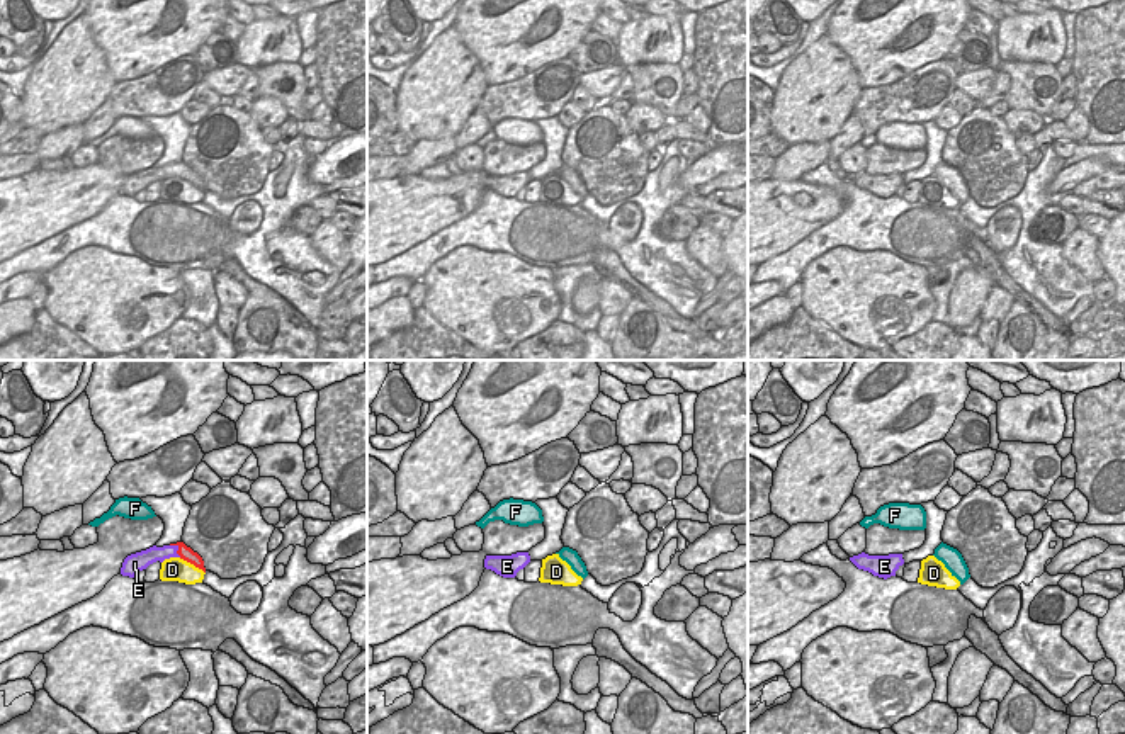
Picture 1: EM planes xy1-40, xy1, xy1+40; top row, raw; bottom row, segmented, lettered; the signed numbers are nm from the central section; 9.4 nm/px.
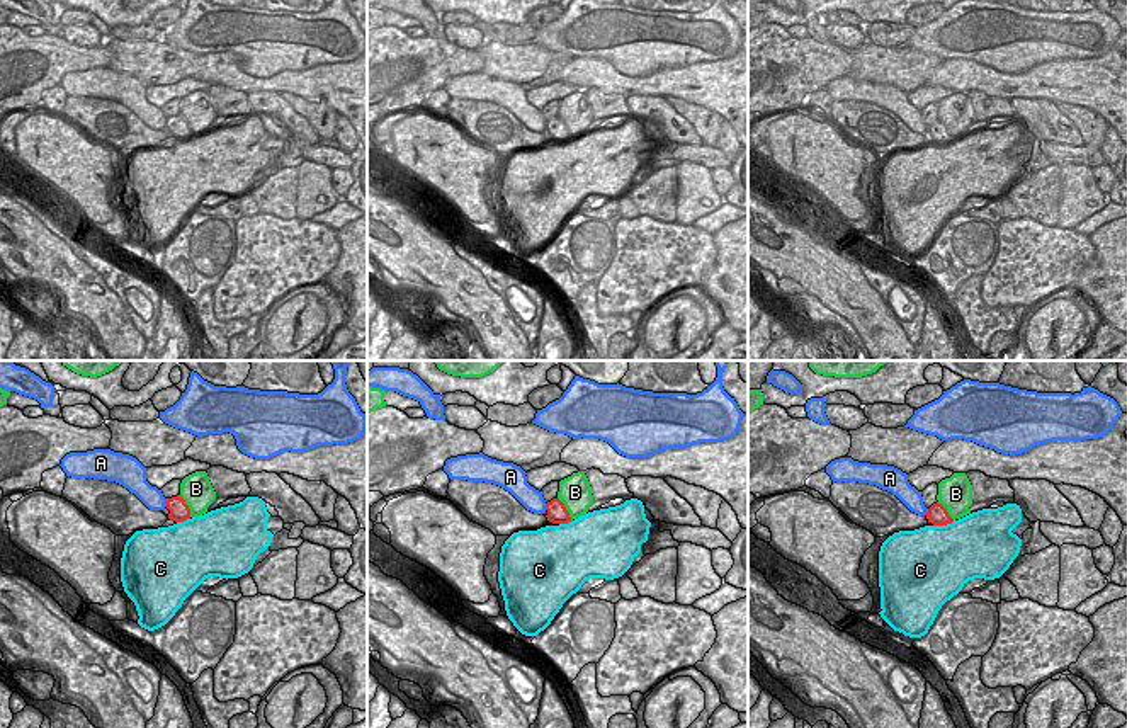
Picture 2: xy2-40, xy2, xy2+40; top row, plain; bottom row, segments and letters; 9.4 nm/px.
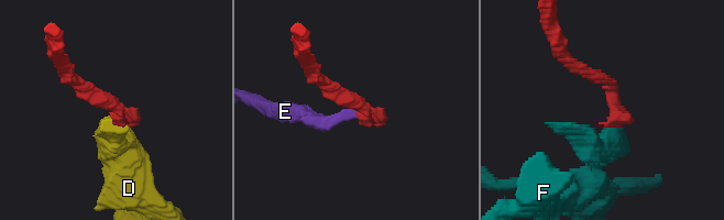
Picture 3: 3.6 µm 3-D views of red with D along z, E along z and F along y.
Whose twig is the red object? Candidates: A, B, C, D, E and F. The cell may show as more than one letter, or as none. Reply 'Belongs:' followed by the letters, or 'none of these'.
Belongs: D

